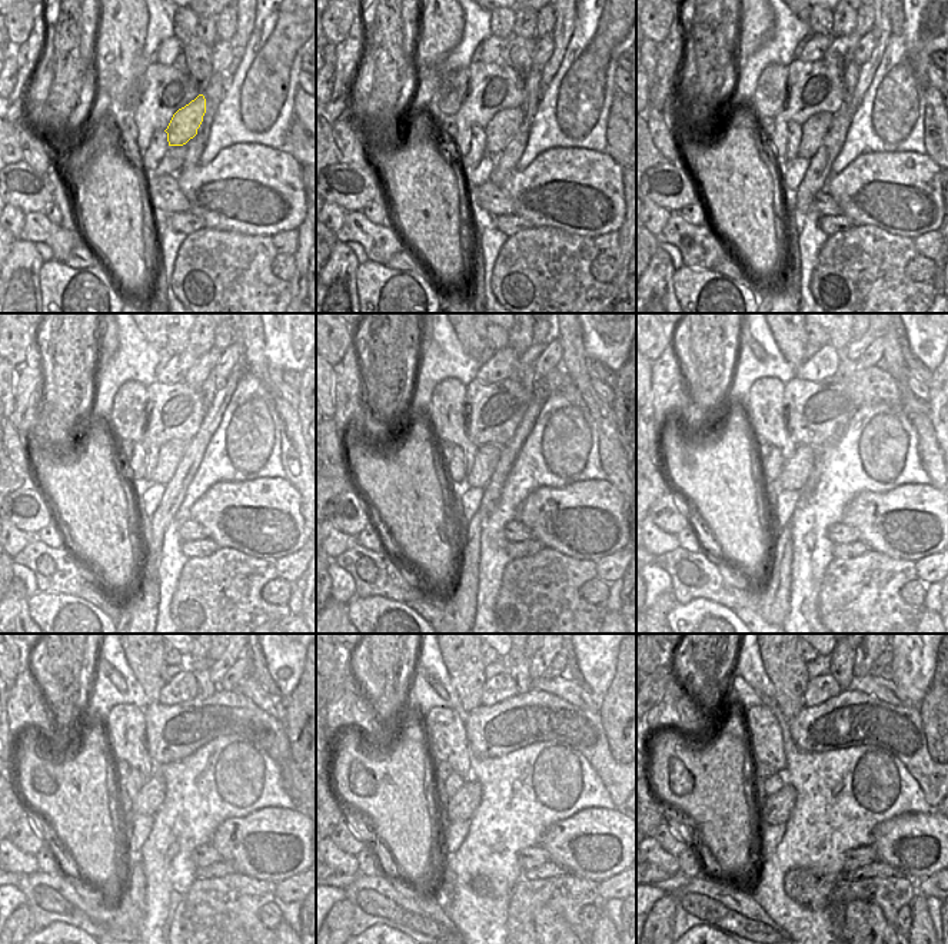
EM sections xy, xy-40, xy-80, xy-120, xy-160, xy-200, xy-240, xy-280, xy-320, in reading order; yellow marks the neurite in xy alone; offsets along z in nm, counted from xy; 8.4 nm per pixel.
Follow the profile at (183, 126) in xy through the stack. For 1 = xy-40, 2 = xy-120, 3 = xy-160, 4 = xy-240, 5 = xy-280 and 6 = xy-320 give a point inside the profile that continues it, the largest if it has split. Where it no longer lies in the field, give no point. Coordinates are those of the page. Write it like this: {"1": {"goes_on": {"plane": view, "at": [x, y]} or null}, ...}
{"1": {"goes_on": {"plane": "xy-40", "at": [504, 125]}}, "2": {"goes_on": {"plane": "xy-120", "at": [170, 454]}}, "3": {"goes_on": {"plane": "xy-160", "at": [486, 458]}}, "4": {"goes_on": {"plane": "xy-240", "at": [149, 798]}}, "5": {"goes_on": {"plane": "xy-280", "at": [461, 807]}}, "6": {"goes_on": {"plane": "xy-320", "at": [777, 808]}}}

